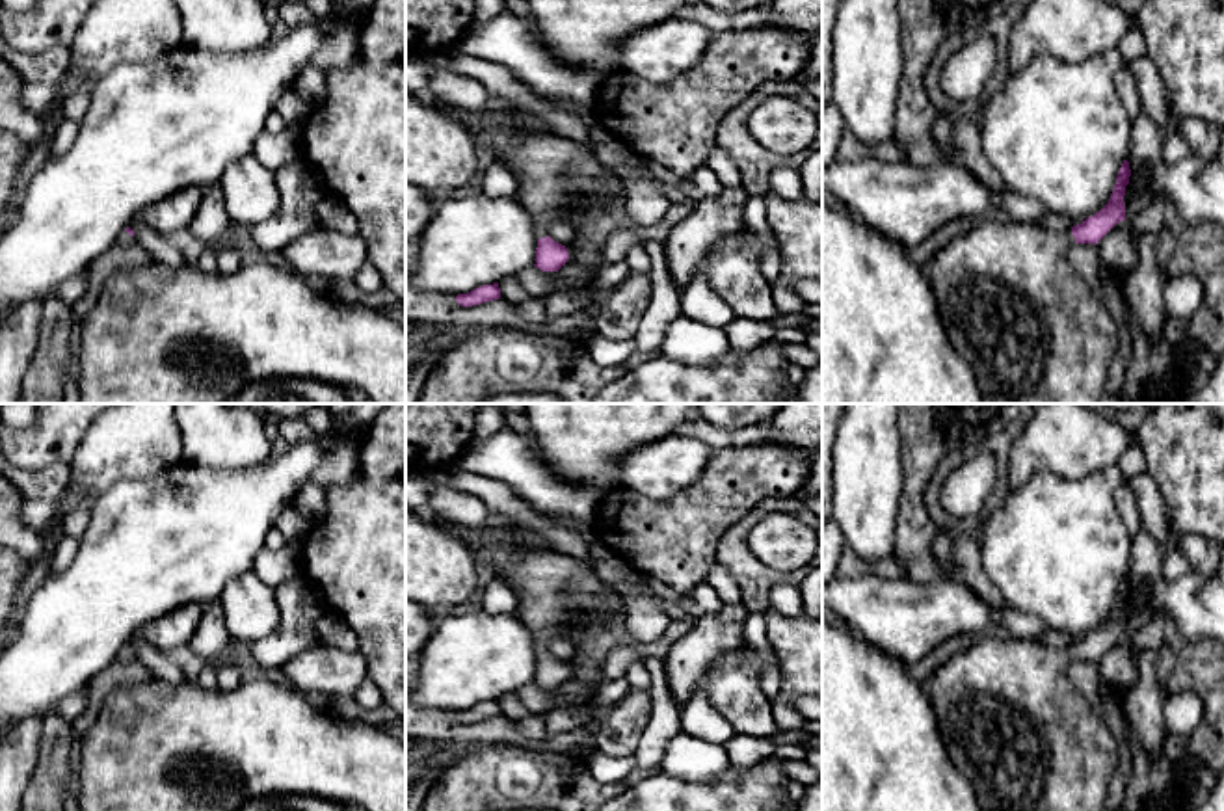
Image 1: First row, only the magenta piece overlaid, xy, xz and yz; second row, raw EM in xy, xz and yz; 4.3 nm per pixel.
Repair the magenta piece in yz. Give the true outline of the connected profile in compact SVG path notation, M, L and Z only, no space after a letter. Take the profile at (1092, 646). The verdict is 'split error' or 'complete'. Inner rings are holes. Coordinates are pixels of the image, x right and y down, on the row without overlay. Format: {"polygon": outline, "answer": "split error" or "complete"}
{"polygon": "M1124 577L1109 619L1068 649L1042 640L982 636L951 657L925 685L934 720L954 766L971 781L980 811L1103 811L1120 751L1101 716L1068 679L1073 660L1098 660L1125 636L1125 603L1131 586Z", "answer": "split error"}

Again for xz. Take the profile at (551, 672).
{"polygon": "M424 510L433 523L456 532L476 554L486 551L495 573L517 595L513 616L523 621L536 642L536 685L558 688L569 675L567 664L554 658L547 645L562 636L573 621L590 621L595 627L605 618L625 619L625 601L595 573L590 560L541 545L539 538L491 525L487 530L471 530L439 519Z", "answer": "split error"}

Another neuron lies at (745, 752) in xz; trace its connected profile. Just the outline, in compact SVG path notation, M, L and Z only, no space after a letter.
M735 735L724 744L729 763L737 770L746 770L774 755L779 746L772 738Z

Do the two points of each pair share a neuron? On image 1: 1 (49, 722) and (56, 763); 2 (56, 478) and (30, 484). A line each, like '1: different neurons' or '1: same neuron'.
1: same neuron
2: same neuron

